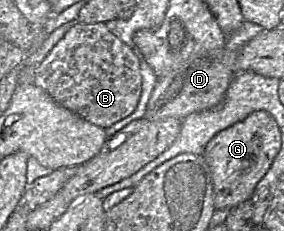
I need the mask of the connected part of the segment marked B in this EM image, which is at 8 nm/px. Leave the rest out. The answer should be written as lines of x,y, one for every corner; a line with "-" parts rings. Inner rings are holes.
77,23
55,44
38,66
33,84
44,89
63,107
106,129
130,115
135,109
141,94
142,79
139,65
134,51
112,34
105,23

